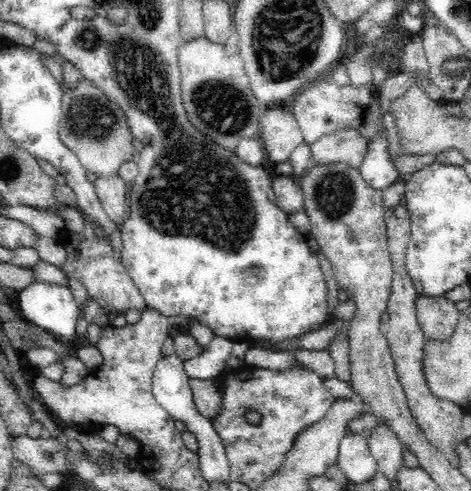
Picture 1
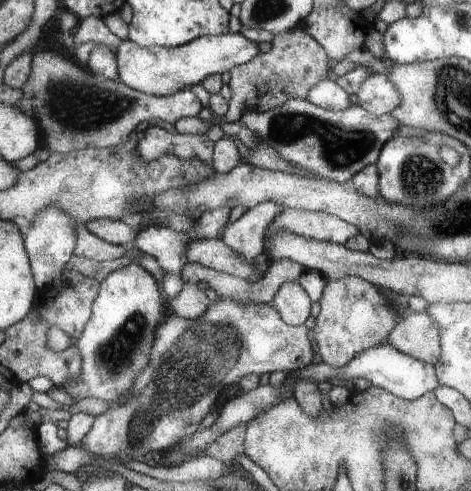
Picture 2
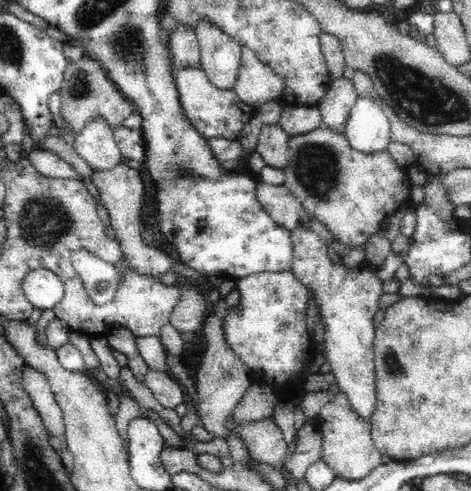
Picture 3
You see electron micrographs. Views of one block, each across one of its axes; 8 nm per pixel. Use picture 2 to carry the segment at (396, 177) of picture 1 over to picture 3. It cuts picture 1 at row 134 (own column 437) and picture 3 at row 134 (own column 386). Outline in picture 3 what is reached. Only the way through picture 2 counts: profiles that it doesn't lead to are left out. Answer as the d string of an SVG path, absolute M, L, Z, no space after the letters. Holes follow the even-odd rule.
M358 98L346 122L346 140L360 154L388 152L392 126L384 110L370 98Z

